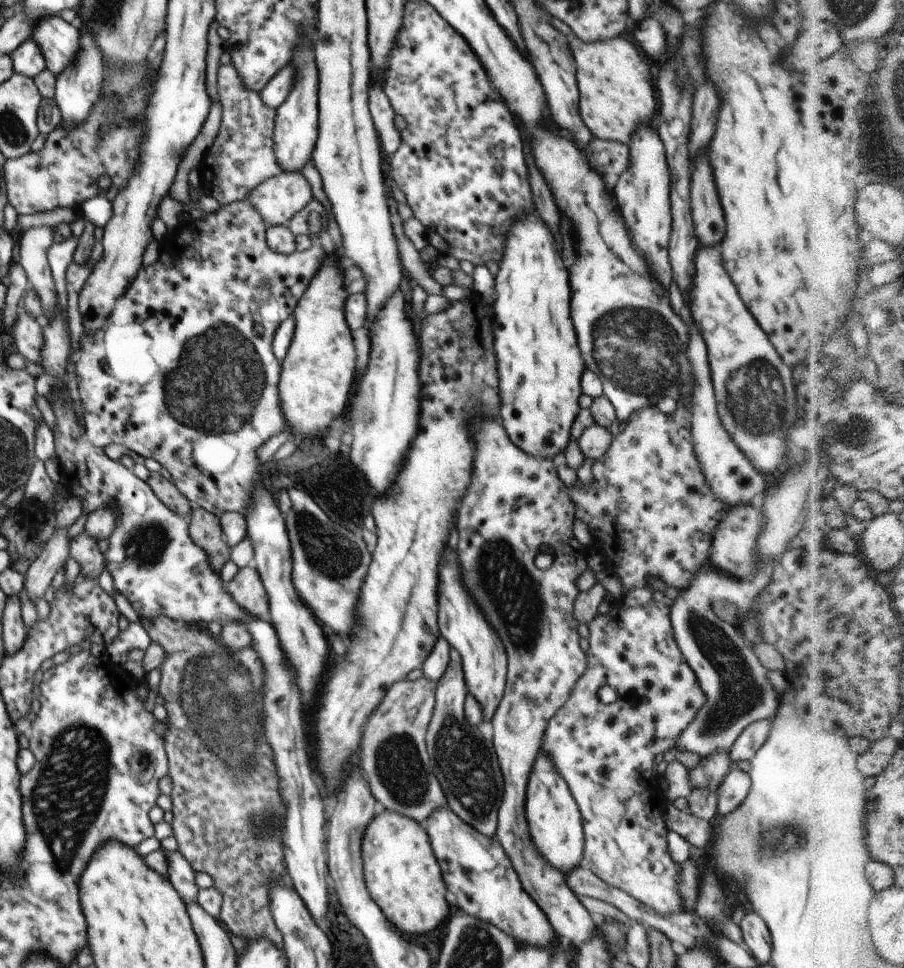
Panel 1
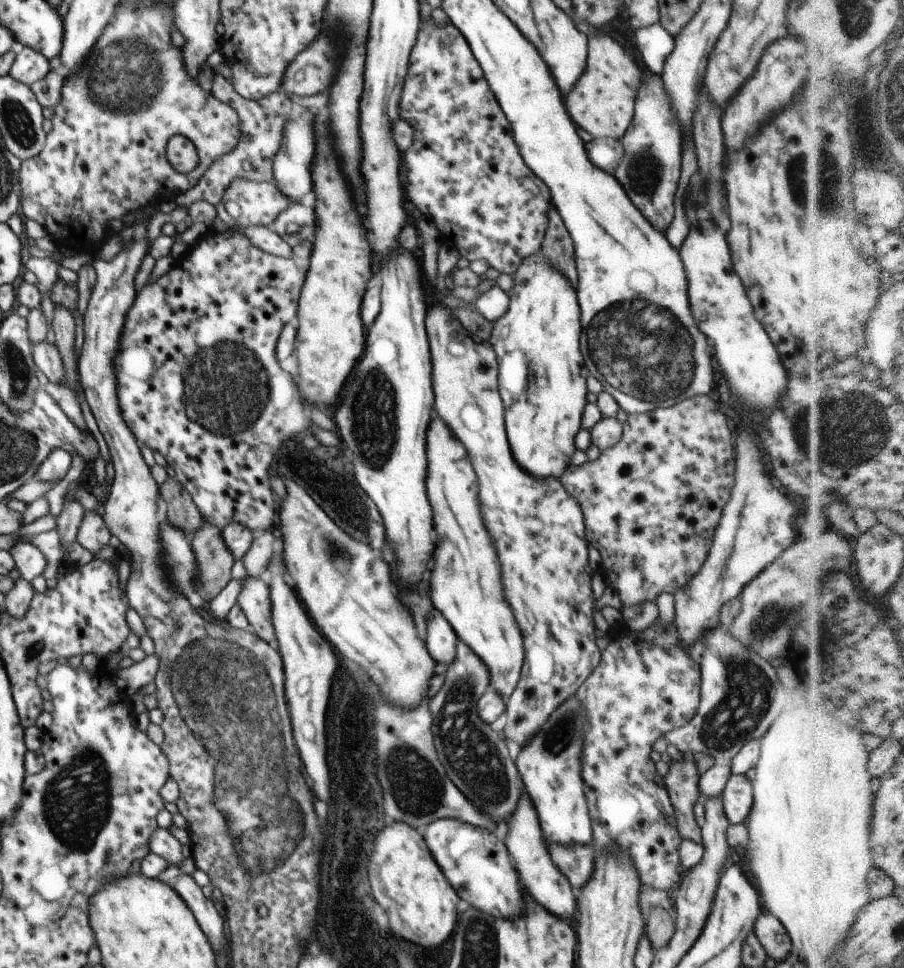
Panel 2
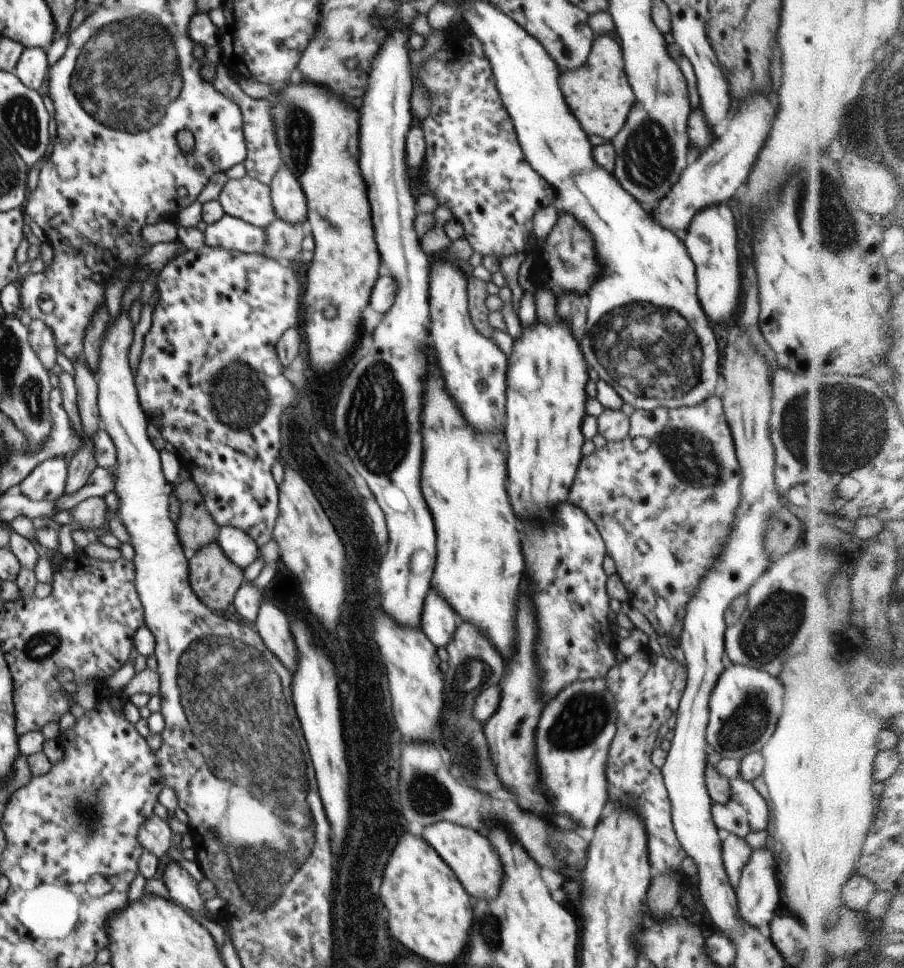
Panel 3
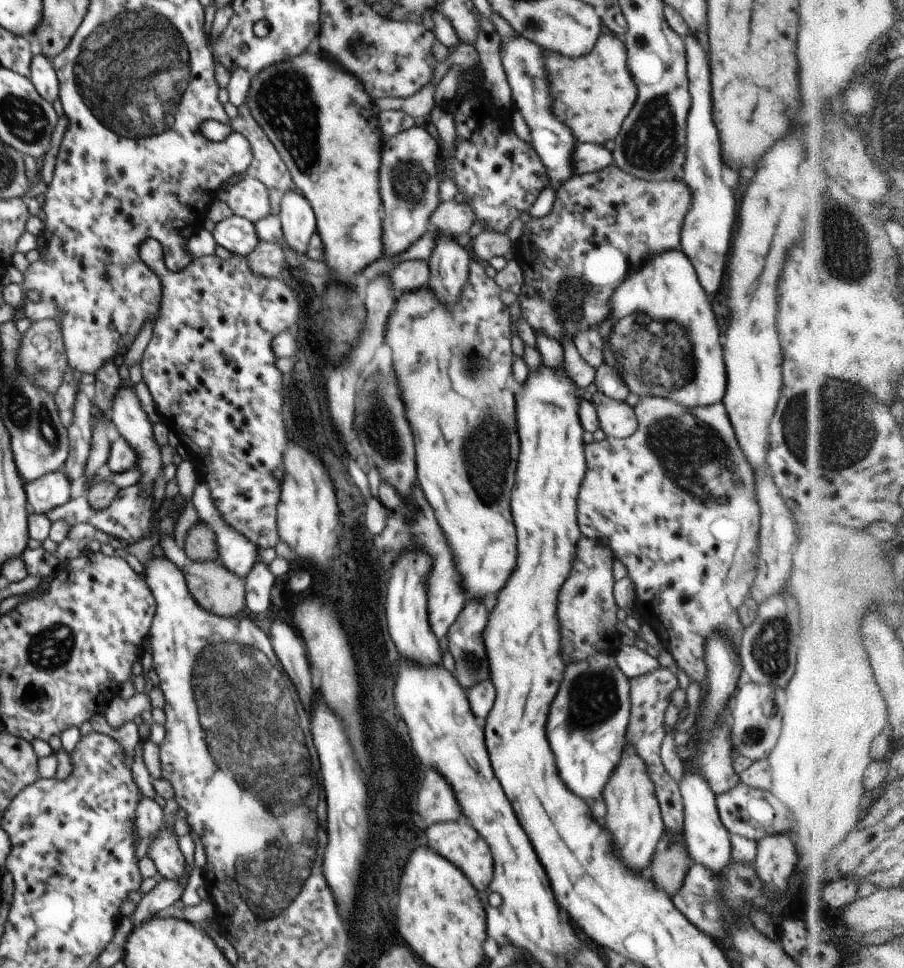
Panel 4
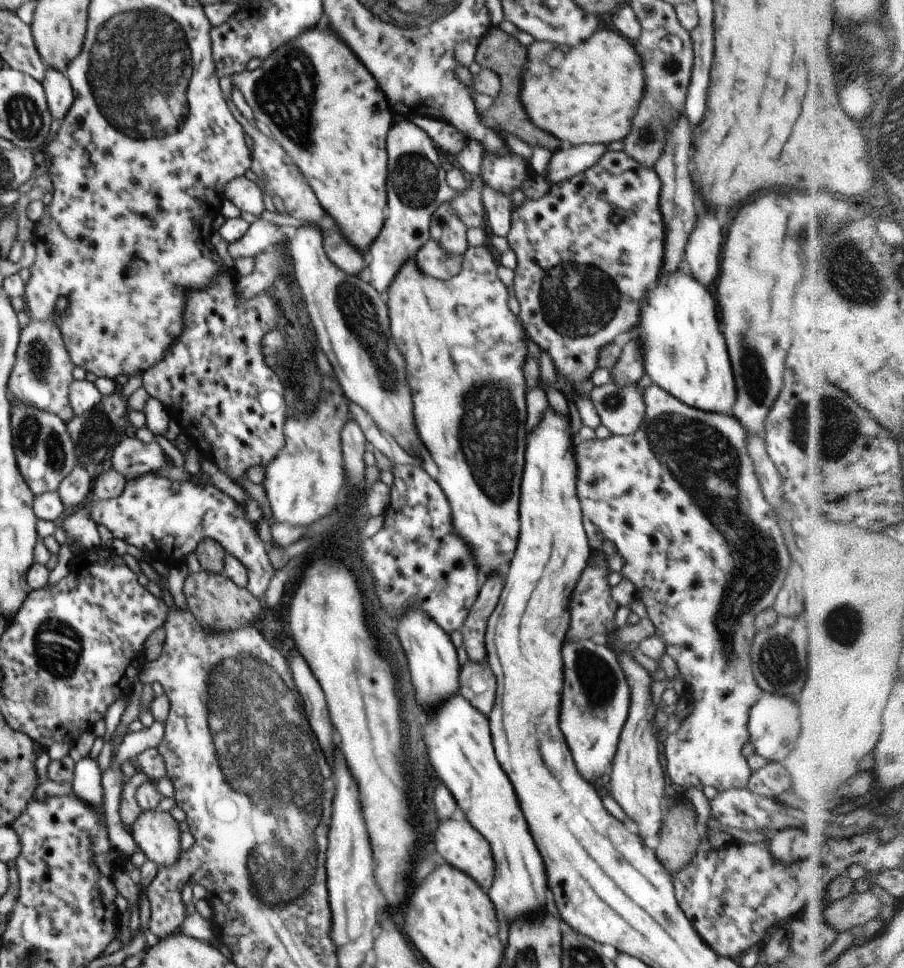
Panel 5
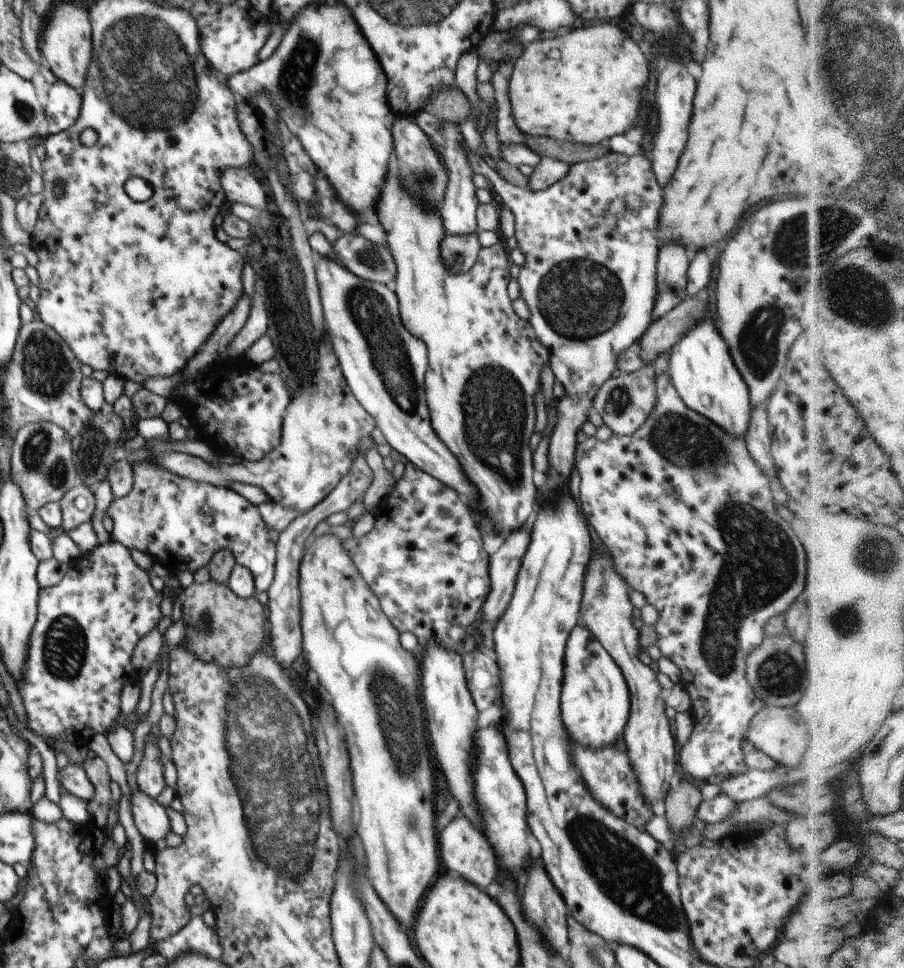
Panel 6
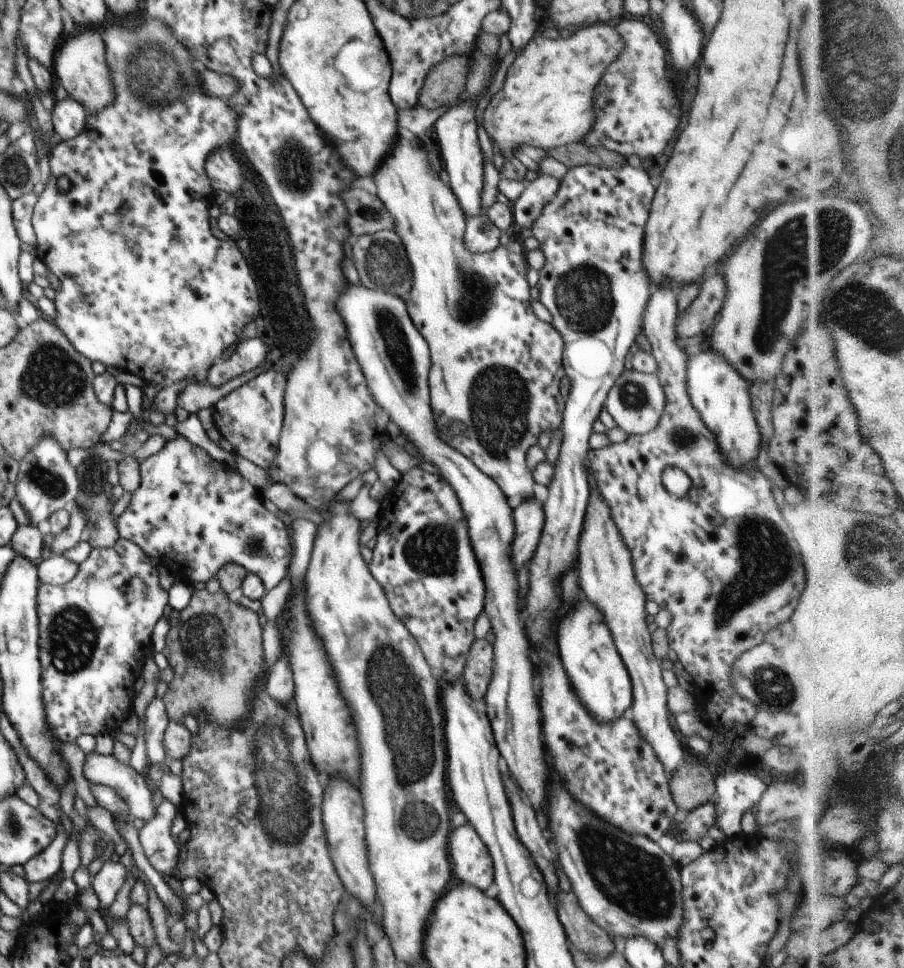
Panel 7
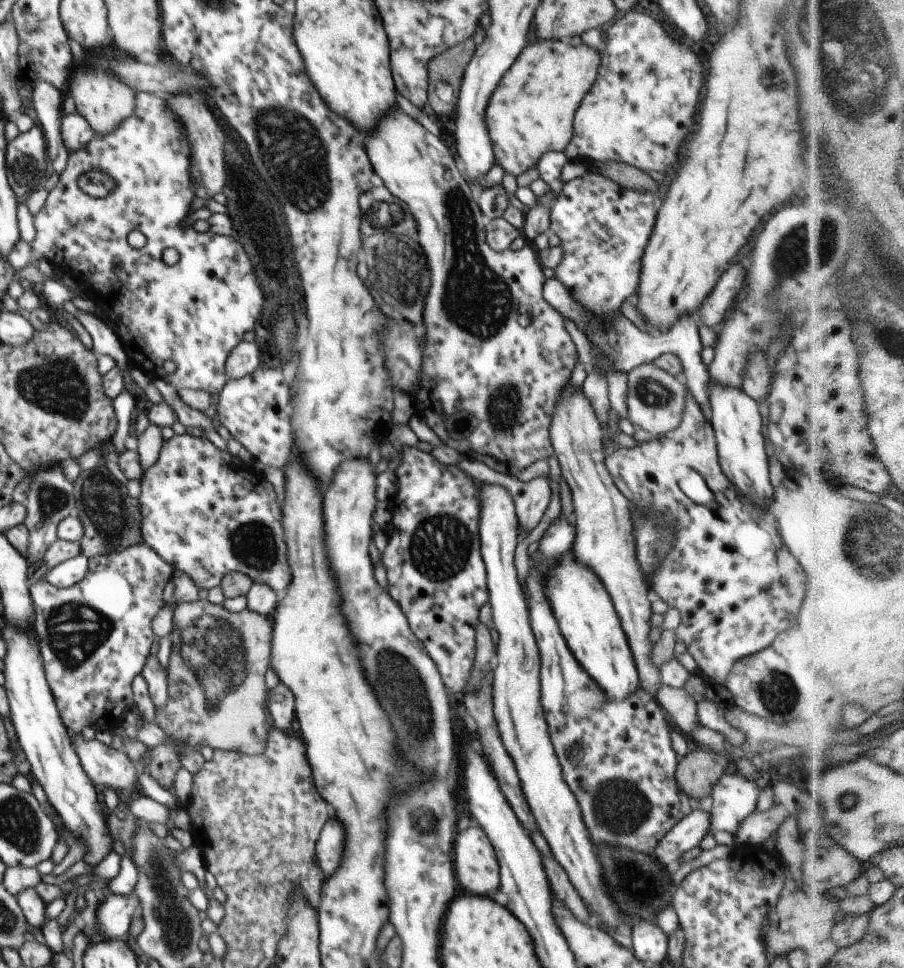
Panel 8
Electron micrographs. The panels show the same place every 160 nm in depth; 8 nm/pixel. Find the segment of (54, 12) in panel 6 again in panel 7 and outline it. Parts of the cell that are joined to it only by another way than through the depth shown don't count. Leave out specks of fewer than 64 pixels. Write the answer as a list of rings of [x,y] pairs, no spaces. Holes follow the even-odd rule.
[[[86,30],[82,34],[62,40],[54,52],[54,65],[51,70],[54,79],[66,89],[69,96],[84,106],[88,115],[104,110],[116,98],[112,76],[106,64],[104,42],[102,36],[94,30]]]

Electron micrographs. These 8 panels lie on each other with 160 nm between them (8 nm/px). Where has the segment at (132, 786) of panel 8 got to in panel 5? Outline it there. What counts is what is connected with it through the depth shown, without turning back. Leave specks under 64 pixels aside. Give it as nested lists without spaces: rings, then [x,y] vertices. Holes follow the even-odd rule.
[[[168,810],[141,811],[132,825],[131,835],[148,860],[165,867],[174,864],[182,852],[178,824]]]

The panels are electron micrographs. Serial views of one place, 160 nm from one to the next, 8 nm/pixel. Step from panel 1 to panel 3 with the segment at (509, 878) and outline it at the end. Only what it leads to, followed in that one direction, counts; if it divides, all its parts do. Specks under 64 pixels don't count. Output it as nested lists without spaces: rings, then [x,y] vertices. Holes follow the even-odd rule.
[[[440,821],[424,827],[422,838],[440,855],[440,858],[456,873],[458,880],[472,898],[496,898],[502,880],[502,863],[496,849],[486,836],[473,828],[450,821]]]

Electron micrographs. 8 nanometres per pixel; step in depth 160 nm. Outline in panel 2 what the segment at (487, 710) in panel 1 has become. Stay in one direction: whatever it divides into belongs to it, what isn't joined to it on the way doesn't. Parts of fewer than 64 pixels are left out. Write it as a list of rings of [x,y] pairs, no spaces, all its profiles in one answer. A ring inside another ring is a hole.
[[[432,420],[428,428],[428,476],[426,476],[426,492],[434,510],[434,530],[438,534],[436,550],[434,550],[434,570],[430,572],[430,592],[432,602],[450,626],[456,631],[460,641],[464,641],[487,664],[491,674],[491,686],[507,701],[516,688],[521,677],[525,650],[523,632],[518,628],[514,612],[504,598],[502,584],[502,568],[496,554],[495,540],[485,525],[480,500],[478,500],[479,478],[470,458],[464,450],[464,444],[456,440],[444,420]]]

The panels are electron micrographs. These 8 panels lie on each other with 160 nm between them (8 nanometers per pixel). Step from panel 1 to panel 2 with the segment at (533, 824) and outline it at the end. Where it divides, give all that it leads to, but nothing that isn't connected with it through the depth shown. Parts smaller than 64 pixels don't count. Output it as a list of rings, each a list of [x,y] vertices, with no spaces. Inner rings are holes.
[[[576,695],[568,697],[524,744],[520,756],[516,758],[520,776],[526,784],[526,792],[536,806],[544,836],[550,842],[564,846],[584,844],[593,838],[591,814],[584,796],[585,782],[583,776],[580,776],[585,734],[589,731],[589,718],[586,714],[587,710]]]

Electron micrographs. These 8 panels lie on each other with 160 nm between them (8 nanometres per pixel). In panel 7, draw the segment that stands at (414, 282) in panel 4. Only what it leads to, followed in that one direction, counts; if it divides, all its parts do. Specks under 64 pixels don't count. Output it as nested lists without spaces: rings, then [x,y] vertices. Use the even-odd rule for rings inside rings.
[[[483,212],[480,216],[467,220],[466,230],[464,230],[464,246],[472,254],[491,252],[500,245],[502,233]]]

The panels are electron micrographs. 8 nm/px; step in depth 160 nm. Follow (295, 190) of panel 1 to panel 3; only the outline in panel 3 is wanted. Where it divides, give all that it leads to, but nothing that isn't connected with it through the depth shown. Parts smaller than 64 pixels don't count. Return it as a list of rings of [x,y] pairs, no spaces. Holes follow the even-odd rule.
[[[248,175],[229,179],[219,194],[219,202],[226,215],[263,229],[277,218],[269,185]]]

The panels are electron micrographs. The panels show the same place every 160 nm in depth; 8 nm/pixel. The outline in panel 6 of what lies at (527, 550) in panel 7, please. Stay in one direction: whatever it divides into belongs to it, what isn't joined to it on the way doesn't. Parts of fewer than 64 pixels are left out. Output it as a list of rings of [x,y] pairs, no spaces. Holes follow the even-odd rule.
[[[530,530],[512,532],[498,552],[489,560],[489,575],[491,580],[490,594],[483,604],[484,618],[482,621],[496,620],[508,608],[514,586],[516,586],[516,570],[520,570],[522,558],[528,550]]]

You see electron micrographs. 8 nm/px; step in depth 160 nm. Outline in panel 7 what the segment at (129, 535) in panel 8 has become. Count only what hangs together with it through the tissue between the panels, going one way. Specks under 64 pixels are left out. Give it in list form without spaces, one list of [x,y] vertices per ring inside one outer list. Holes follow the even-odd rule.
[[[90,456],[77,468],[78,481],[80,482],[80,492],[76,496],[75,503],[86,512],[88,526],[90,526],[90,538],[88,544],[94,548],[109,548],[114,546],[120,539],[114,516],[112,516],[112,488],[108,483],[108,463],[99,456]]]

